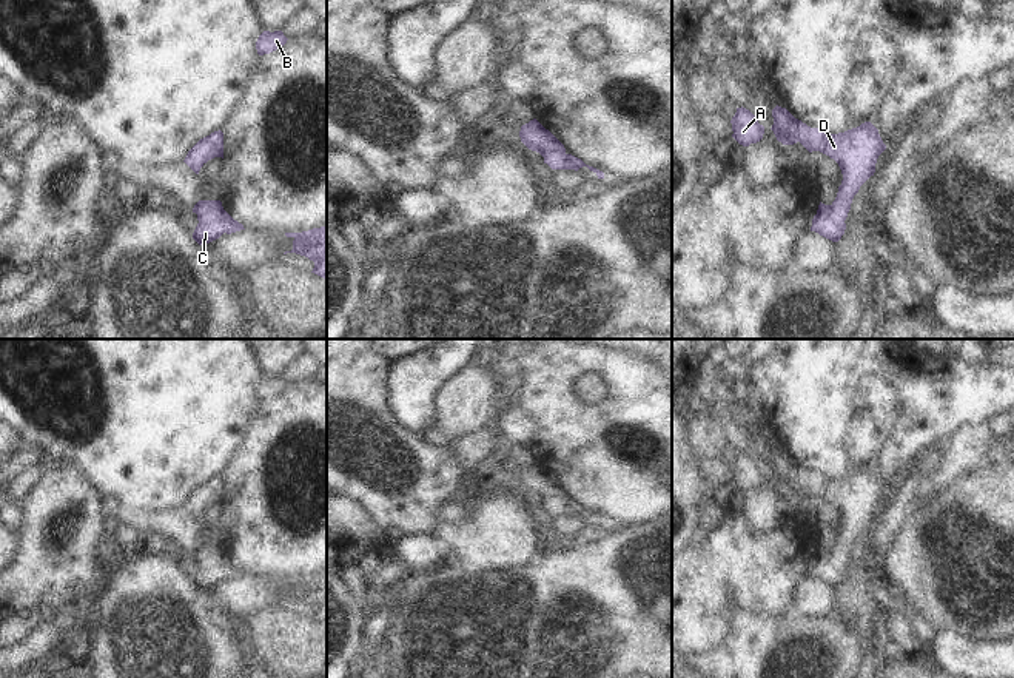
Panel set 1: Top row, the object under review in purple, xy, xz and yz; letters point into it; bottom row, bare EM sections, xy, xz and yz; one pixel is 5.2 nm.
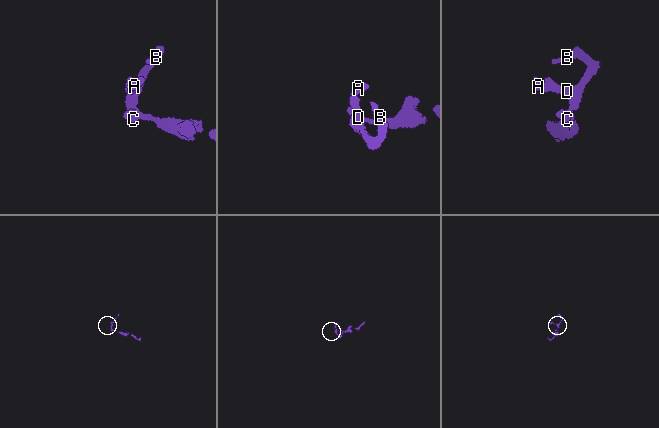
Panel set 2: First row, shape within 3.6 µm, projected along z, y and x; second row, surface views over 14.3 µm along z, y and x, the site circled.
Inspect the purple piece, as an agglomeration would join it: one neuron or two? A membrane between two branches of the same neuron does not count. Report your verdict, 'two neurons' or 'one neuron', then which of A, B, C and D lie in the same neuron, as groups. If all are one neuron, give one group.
one neuron; A B C D

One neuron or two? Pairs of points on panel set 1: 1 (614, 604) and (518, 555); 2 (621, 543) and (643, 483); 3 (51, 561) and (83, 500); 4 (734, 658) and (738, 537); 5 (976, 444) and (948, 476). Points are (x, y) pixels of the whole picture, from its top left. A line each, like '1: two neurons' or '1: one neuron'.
1: two neurons
2: two neurons
3: one neuron
4: two neurons
5: one neuron

